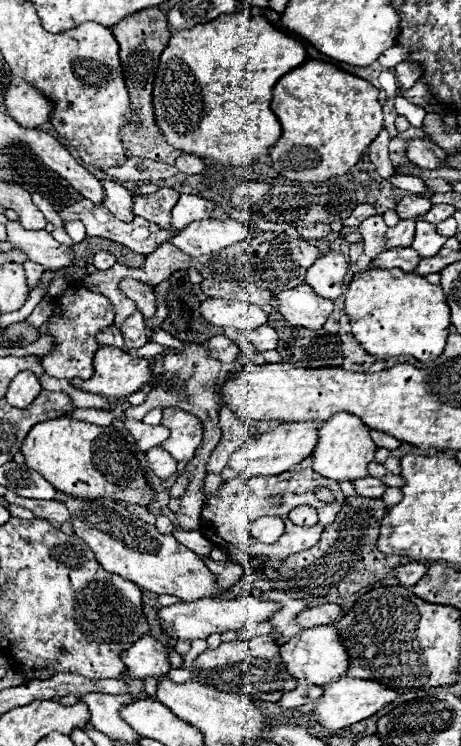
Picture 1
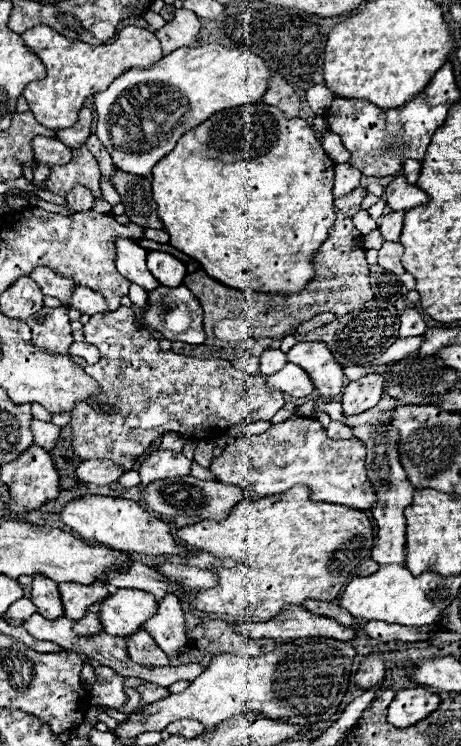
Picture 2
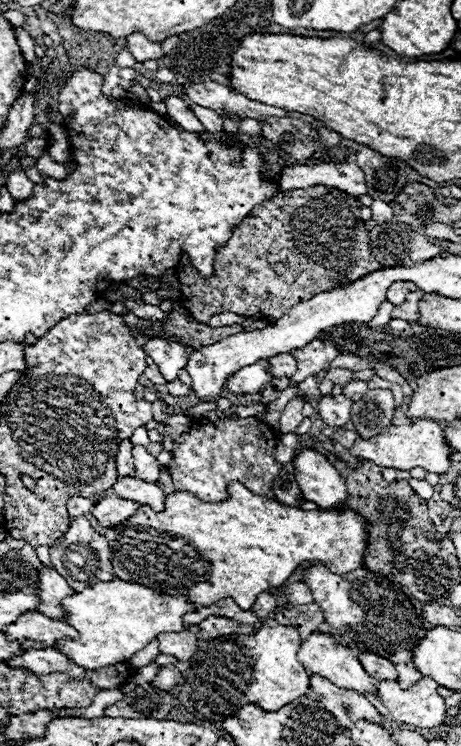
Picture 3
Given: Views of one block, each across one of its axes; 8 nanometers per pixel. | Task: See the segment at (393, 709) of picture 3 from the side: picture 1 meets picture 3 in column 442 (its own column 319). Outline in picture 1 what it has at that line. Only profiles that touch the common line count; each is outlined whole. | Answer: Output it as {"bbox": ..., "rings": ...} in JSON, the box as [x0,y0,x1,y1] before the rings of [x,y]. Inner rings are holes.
{"bbox":[314,676,398,730],"rings":[[[344,676],[340,680],[324,686],[324,696],[316,700],[314,718],[322,726],[326,726],[330,730],[338,730],[338,728],[346,728],[350,724],[356,724],[360,720],[366,720],[366,718],[374,716],[378,710],[382,710],[384,706],[388,706],[396,698],[398,698],[398,692],[396,690],[390,690],[390,688],[378,684],[378,682]]]}

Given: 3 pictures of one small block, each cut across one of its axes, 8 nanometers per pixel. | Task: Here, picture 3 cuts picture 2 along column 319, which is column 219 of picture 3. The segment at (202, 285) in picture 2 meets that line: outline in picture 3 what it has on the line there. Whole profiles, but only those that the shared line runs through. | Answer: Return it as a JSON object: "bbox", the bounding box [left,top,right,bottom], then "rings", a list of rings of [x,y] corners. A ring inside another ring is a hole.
{"bbox":[178,186,382,324],"rings":[[[310,186],[280,192],[270,202],[262,202],[252,210],[252,214],[234,230],[232,238],[224,248],[216,252],[216,276],[202,278],[190,260],[184,256],[178,264],[180,278],[180,306],[190,312],[196,322],[208,324],[208,320],[216,314],[234,312],[238,316],[266,318],[274,322],[282,318],[294,304],[314,298],[320,292],[328,292],[334,288],[342,288],[346,284],[364,278],[370,272],[382,268],[382,264],[374,258],[370,250],[368,230],[360,218],[360,202],[358,198],[328,186]]]}

